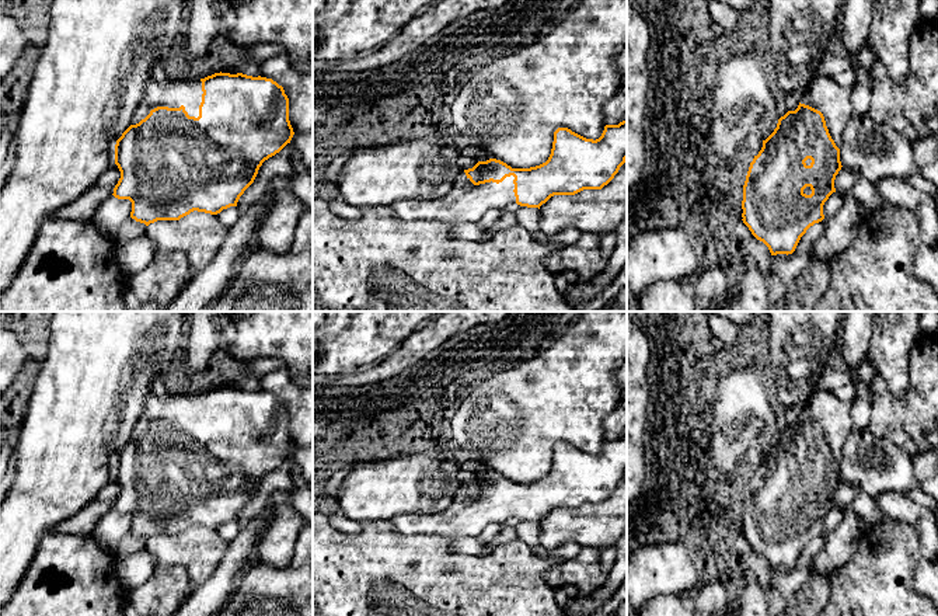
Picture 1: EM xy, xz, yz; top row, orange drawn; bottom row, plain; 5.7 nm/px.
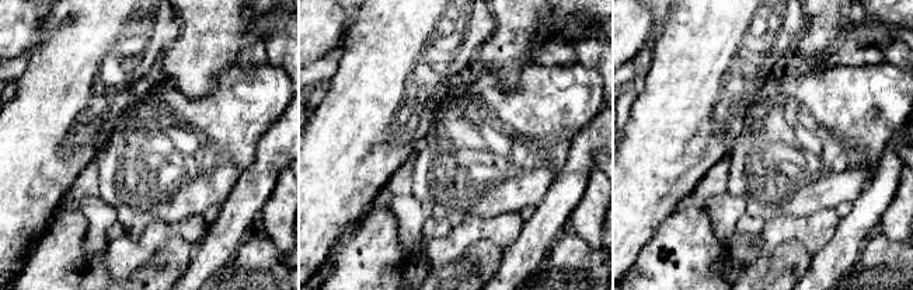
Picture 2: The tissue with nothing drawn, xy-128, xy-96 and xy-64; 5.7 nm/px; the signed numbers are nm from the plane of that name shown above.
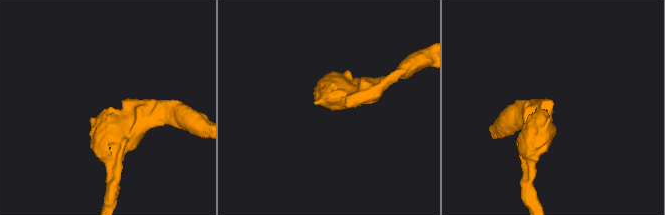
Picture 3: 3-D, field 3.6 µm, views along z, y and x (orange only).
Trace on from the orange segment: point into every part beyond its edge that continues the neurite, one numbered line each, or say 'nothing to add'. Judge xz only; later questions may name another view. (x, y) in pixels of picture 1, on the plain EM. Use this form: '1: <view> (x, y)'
1: xz (466, 517)

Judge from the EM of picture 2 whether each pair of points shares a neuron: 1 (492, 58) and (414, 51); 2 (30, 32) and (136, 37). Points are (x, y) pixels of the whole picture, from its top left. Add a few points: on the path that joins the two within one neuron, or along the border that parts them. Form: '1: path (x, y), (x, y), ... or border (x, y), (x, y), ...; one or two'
1: border (497, 27), (476, 53); two
2: border (48, 14), (46, 28), (49, 32), (28, 51); two

